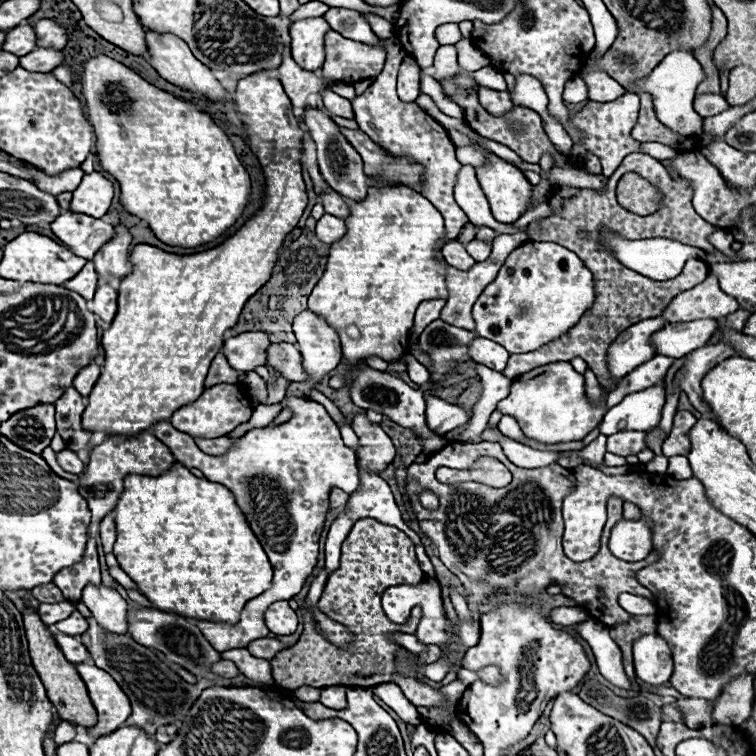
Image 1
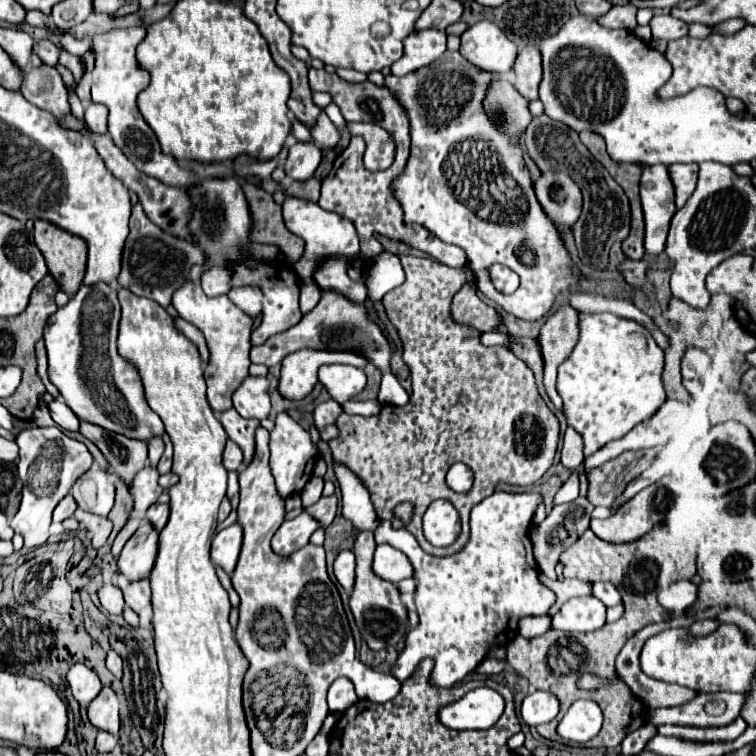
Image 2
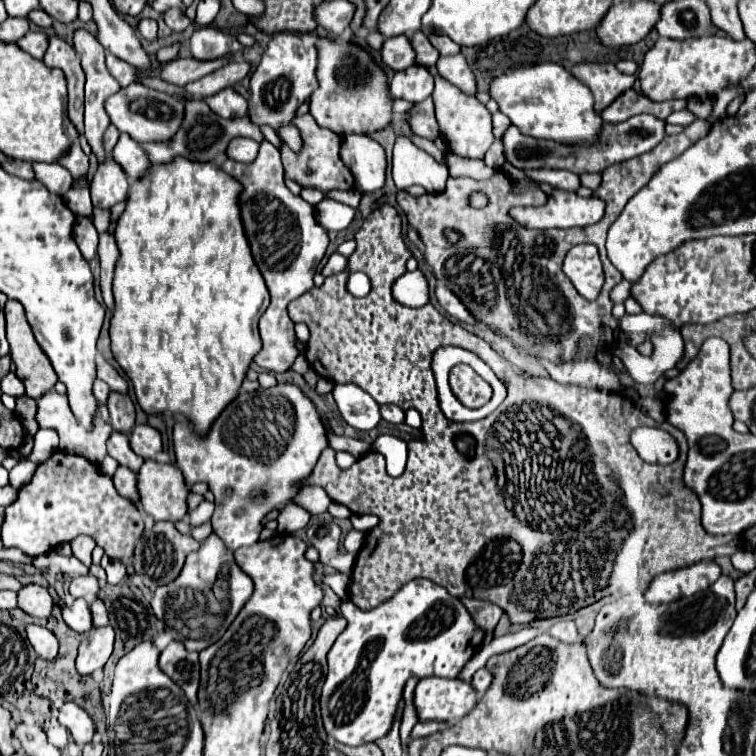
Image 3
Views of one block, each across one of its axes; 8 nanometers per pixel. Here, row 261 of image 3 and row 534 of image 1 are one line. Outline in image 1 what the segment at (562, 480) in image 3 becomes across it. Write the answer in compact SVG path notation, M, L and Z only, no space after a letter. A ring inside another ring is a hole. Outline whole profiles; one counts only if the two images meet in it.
M374 518L356 520L342 544L340 568L328 576L322 598L318 600L318 608L332 620L338 620L348 630L352 630L356 634L356 640L346 650L336 648L328 644L316 632L316 626L306 618L300 640L270 660L274 682L288 690L296 690L300 686L324 688L340 684L368 688L380 682L396 682L406 694L406 698L416 706L442 704L442 696L440 692L436 692L436 688L418 682L418 678L400 678L394 668L394 652L400 650L402 646L392 644L388 640L388 634L390 632L414 634L422 617L421 608L419 606L413 608L406 624L394 624L386 618L380 606L380 596L384 588L396 584L416 584L422 582L424 578L426 574L420 570L414 552L414 542L408 538L408 534L404 534L394 526L384 526Z

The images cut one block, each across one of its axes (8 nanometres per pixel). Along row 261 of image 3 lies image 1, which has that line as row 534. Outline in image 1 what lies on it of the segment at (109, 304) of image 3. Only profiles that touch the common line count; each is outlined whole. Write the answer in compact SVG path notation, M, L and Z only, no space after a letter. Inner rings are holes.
M106 516L100 522L100 540L102 540L104 552L112 552L112 546L116 542L116 524L114 524L112 516Z

